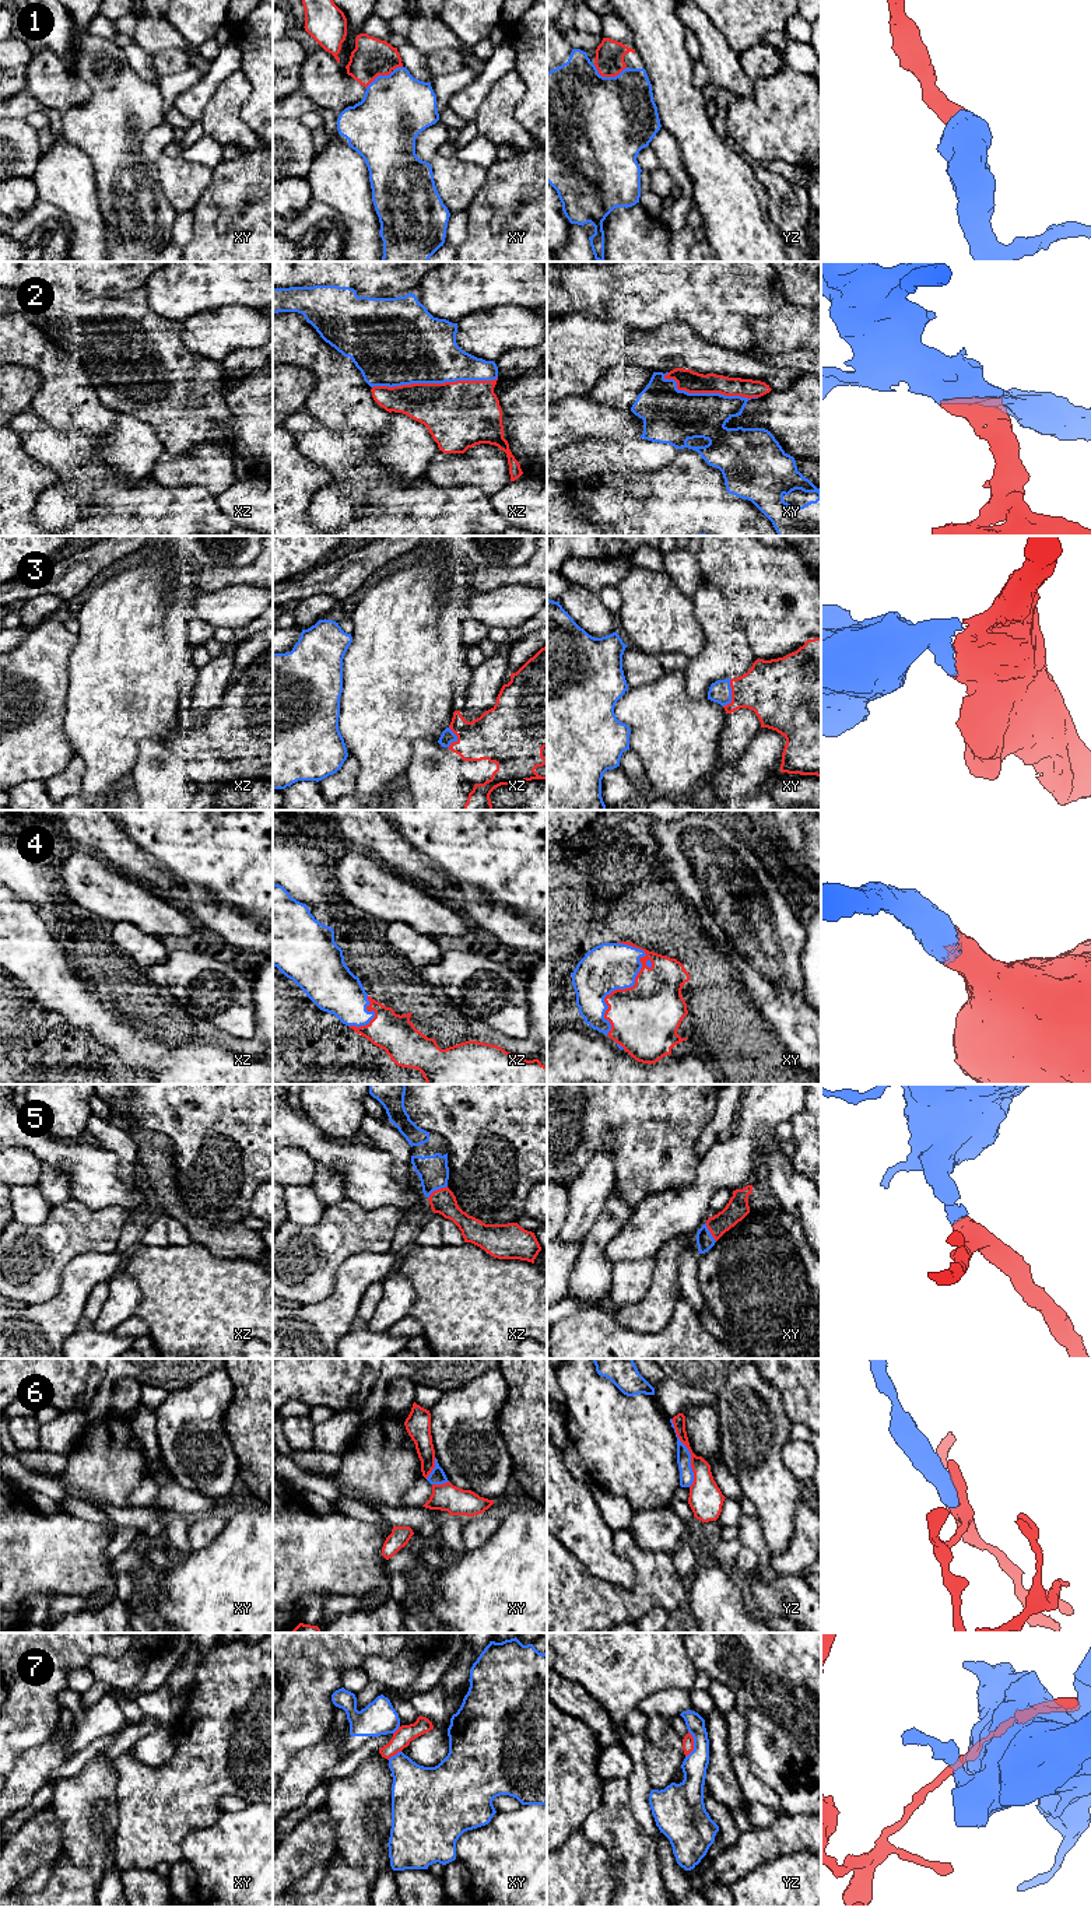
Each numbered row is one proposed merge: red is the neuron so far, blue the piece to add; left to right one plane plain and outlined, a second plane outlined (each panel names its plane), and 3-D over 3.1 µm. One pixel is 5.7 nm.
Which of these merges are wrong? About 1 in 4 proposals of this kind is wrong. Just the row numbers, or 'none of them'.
6, 7

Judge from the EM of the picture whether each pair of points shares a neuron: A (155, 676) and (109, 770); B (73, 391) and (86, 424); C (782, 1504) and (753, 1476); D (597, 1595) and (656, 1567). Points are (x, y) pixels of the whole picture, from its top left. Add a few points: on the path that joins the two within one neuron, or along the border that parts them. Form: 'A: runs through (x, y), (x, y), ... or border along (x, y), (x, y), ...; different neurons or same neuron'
A: runs through (136, 700), (133, 712), (109, 736), (109, 746); same neuron
B: runs through (73, 399), (73, 403), (86, 416); same neuron
C: runs through (775, 1497), (760, 1482); same neuron
D: runs through (613, 1595), (634, 1595), (646, 1583); same neuron

